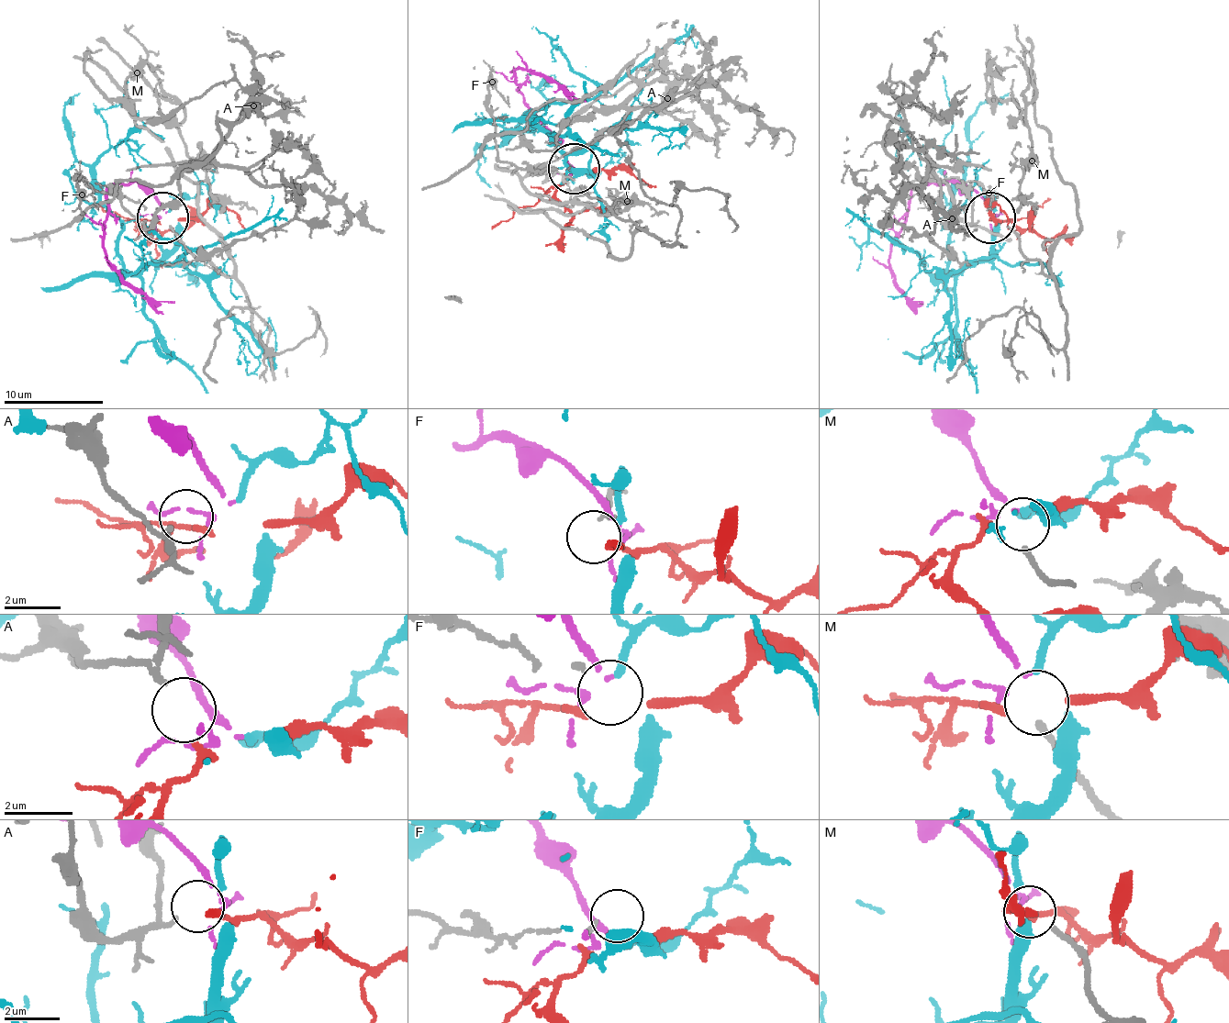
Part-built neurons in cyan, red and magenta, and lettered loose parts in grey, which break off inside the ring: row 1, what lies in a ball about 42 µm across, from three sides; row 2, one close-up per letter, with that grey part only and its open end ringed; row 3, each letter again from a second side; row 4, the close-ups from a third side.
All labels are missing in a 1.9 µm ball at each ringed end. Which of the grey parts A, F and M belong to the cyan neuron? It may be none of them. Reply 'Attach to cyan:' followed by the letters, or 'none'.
Attach to cyan: none

